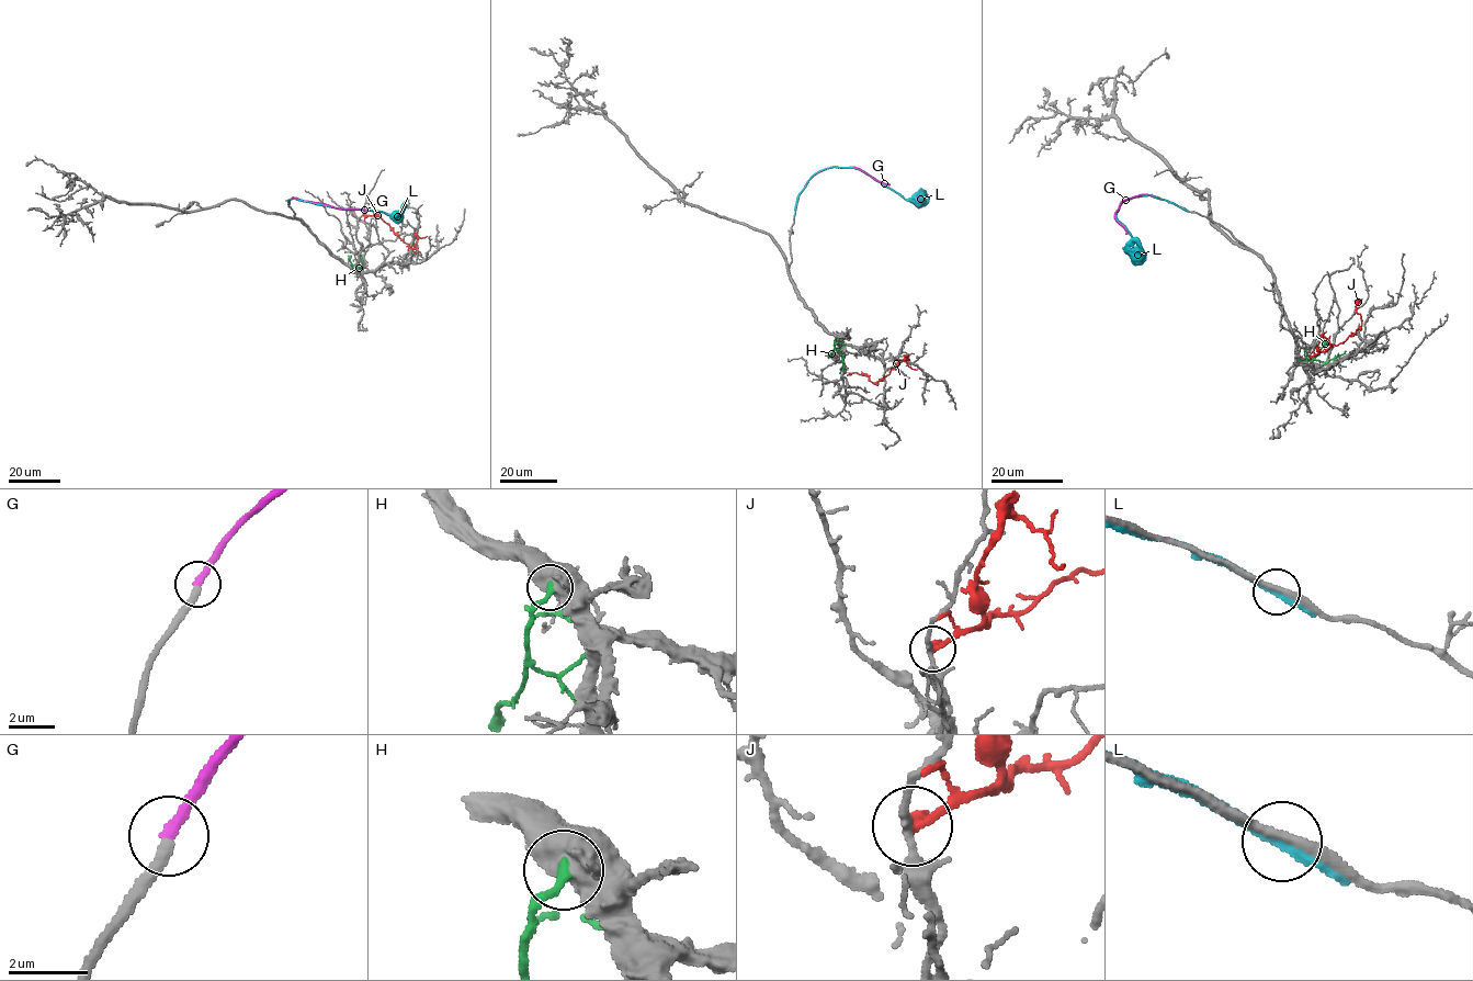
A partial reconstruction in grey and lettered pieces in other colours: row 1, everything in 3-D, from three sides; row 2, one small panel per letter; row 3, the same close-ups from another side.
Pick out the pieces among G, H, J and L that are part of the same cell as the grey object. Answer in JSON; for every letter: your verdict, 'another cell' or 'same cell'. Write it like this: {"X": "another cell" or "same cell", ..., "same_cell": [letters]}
{"G": "same cell", "H": "another cell", "J": "another cell", "L": "another cell", "same_cell": ["G"]}

